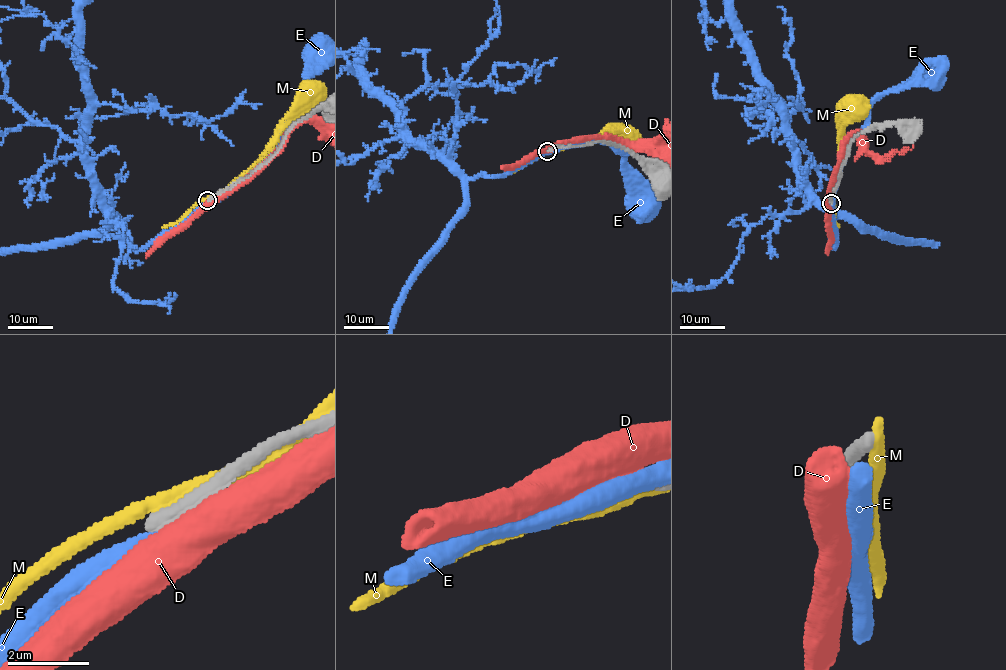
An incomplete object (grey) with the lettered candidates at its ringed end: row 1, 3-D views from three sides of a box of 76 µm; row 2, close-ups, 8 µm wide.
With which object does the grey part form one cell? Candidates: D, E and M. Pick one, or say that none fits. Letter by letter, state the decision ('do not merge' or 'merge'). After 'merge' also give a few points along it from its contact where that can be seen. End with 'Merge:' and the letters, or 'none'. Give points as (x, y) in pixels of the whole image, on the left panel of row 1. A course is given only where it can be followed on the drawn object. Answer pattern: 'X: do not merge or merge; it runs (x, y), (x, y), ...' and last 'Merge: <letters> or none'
D: do not merge
E: do not merge
M: do not merge
Merge: none

